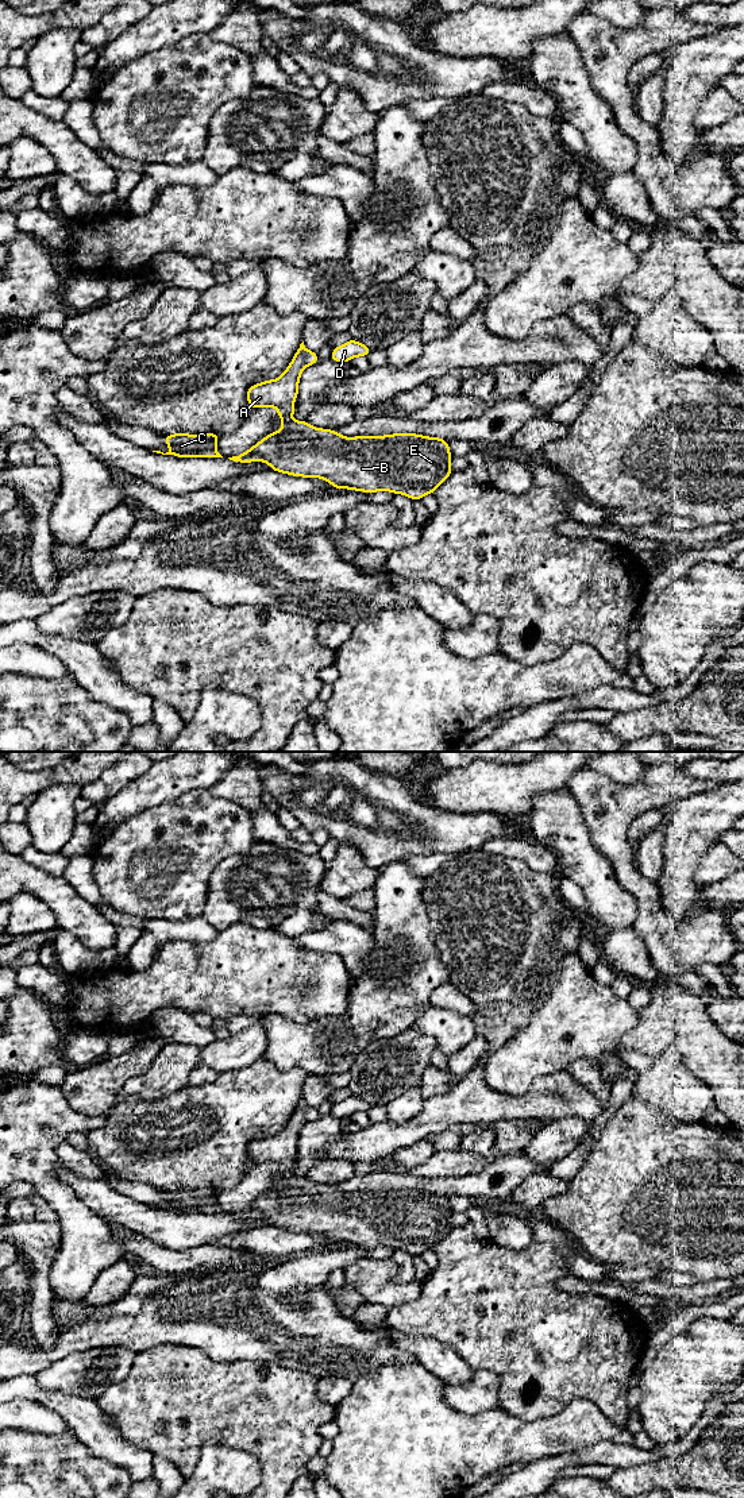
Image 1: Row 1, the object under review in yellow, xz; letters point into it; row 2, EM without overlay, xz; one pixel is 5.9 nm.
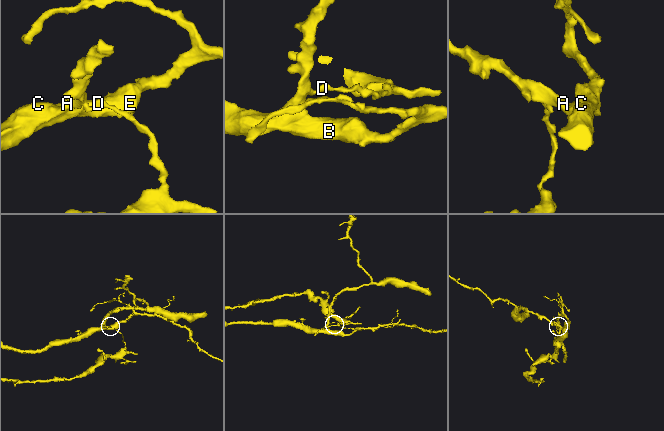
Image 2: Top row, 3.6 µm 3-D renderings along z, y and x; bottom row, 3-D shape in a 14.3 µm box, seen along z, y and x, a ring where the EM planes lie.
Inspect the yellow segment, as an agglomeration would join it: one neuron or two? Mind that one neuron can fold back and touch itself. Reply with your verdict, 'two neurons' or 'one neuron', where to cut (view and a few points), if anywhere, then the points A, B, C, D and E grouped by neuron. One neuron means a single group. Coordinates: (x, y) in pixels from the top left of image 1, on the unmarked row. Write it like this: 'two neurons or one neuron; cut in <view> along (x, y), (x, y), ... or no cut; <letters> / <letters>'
two neurons; cut in xz along (307, 1107), (305, 1120); A B C E / D

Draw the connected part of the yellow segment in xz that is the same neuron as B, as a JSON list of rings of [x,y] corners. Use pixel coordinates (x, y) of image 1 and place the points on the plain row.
[[[300,1100],[284,1130],[273,1136],[257,1139],[247,1146],[251,1165],[271,1162],[278,1165],[284,1181],[280,1188],[269,1189],[247,1208],[228,1213],[239,1219],[266,1217],[273,1227],[293,1232],[323,1233],[334,1244],[350,1244],[375,1248],[379,1246],[404,1250],[413,1256],[433,1248],[451,1229],[448,1197],[415,1189],[386,1192],[343,1193],[332,1185],[313,1184],[307,1177],[292,1177],[293,1158],[298,1148],[298,1136],[305,1120],[307,1104]]]

